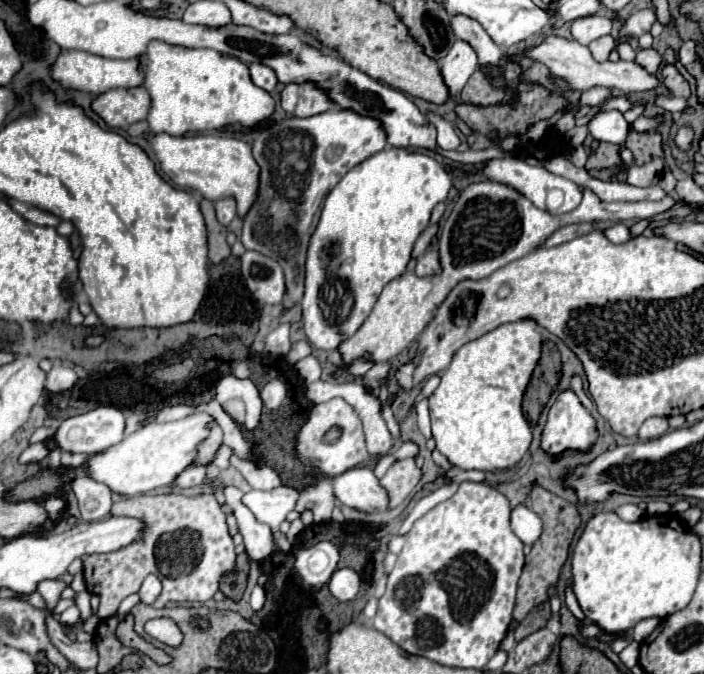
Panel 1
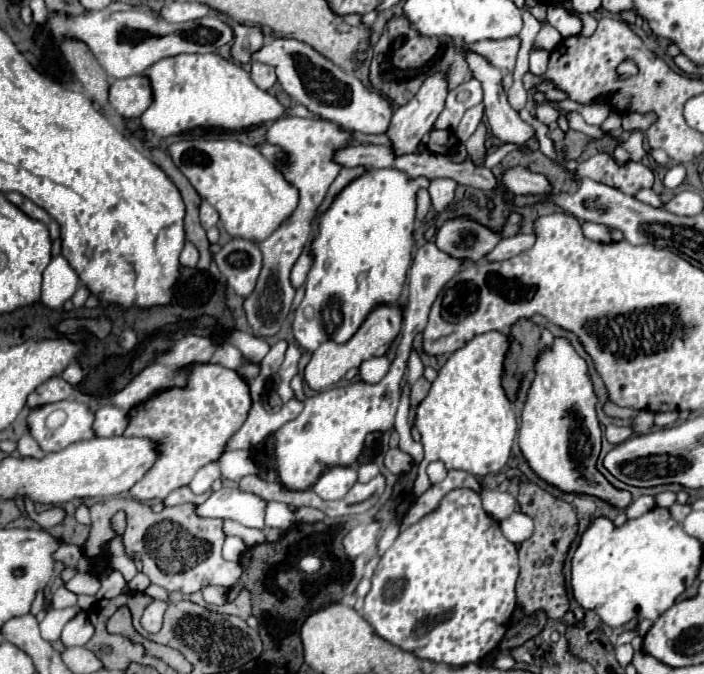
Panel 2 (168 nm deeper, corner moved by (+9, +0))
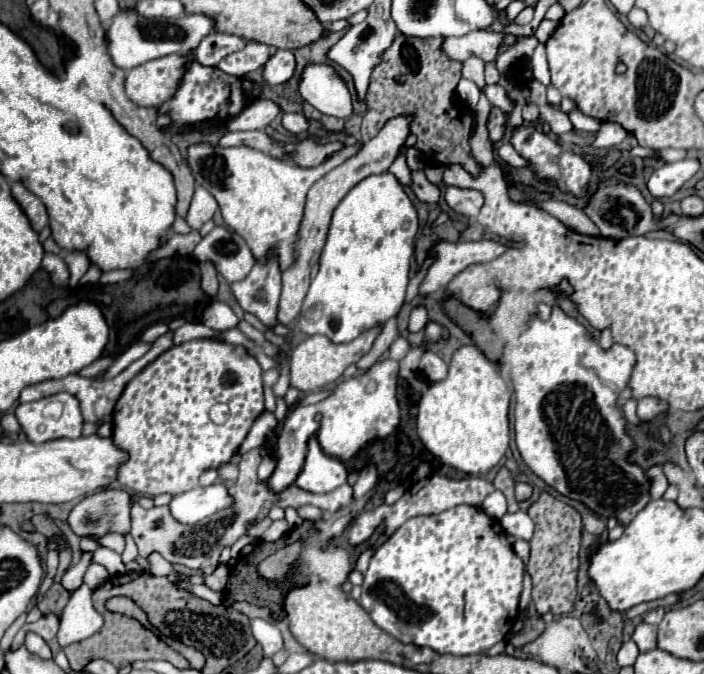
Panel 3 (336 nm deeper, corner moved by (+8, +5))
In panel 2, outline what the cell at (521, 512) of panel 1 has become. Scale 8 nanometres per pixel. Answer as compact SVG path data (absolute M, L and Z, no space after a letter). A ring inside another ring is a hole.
M513 512L505 520L501 520L499 526L505 538L513 544L521 544L533 534L533 520L523 512Z

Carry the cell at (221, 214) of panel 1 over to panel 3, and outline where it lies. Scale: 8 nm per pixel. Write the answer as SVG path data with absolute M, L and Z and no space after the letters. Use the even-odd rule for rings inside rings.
M198 187L196 193L194 193L190 211L188 211L188 215L186 215L186 223L188 223L192 229L200 229L206 221L210 221L210 219L214 217L216 209L218 209L216 199L214 199L204 187Z

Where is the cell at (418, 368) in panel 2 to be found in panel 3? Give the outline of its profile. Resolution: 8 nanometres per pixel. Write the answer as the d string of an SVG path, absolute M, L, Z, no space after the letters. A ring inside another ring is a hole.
M416 307L416 309L412 311L412 315L410 315L408 331L410 331L410 333L418 333L418 331L422 331L422 329L426 327L426 323L428 323L426 309L424 309L424 307Z

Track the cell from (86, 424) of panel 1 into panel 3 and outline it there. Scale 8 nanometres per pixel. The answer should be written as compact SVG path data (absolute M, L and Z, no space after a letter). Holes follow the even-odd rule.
M58 393L52 397L44 397L32 403L20 403L16 409L18 423L32 443L46 443L60 437L76 439L82 435L84 417L78 405L78 399L70 393ZM58 399L63 404L62 417L54 418L43 415L43 409L48 401Z

